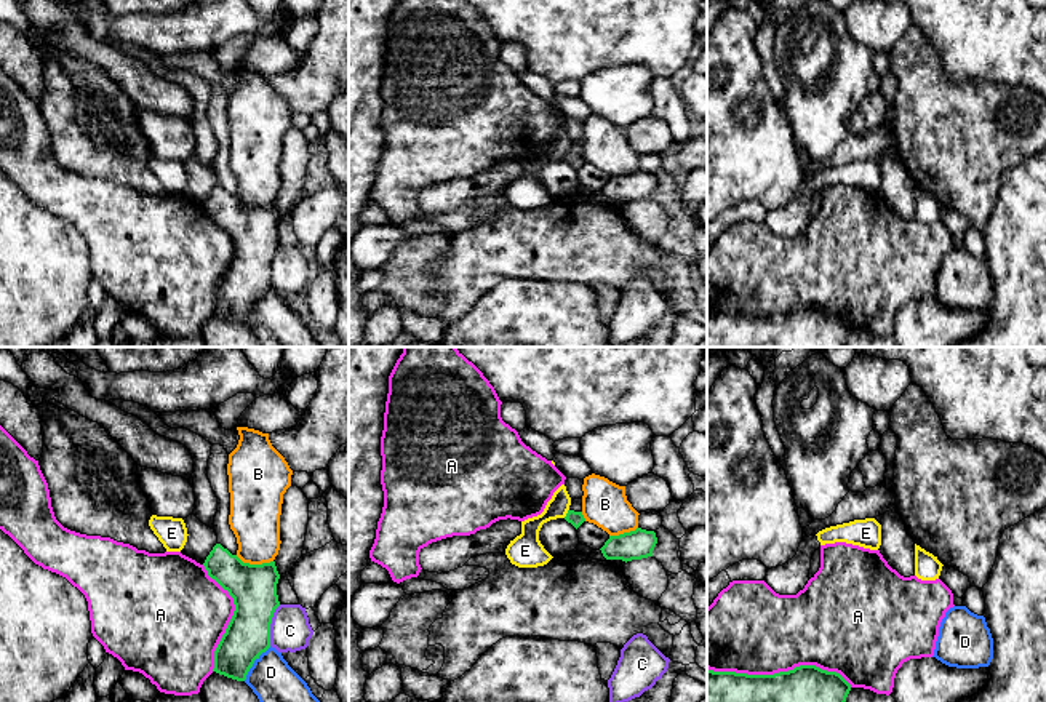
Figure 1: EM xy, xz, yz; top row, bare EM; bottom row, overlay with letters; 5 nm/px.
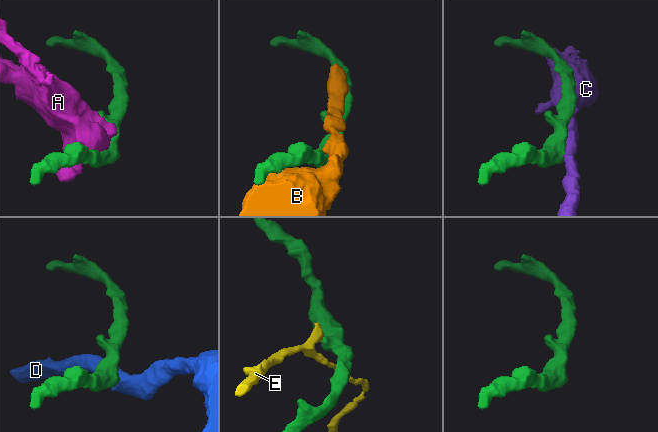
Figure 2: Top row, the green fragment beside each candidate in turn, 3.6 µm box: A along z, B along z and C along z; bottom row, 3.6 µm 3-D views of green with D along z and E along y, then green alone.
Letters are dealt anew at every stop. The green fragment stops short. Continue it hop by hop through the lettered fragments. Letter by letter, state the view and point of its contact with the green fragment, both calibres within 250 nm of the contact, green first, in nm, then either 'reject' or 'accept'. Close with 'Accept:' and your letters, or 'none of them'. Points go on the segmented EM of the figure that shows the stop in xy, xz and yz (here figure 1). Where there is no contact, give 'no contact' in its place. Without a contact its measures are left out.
A: yz (779, 672) | 190/440 nm | reject
B: xy (255, 565) | 240/260 nm | reject
C: xy (269, 626) | 240/200 nm | reject
D: xy (253, 662) | 220/220 nm | reject
E: xz (566, 514) | 80/130 nm | reject
Accept: none of them

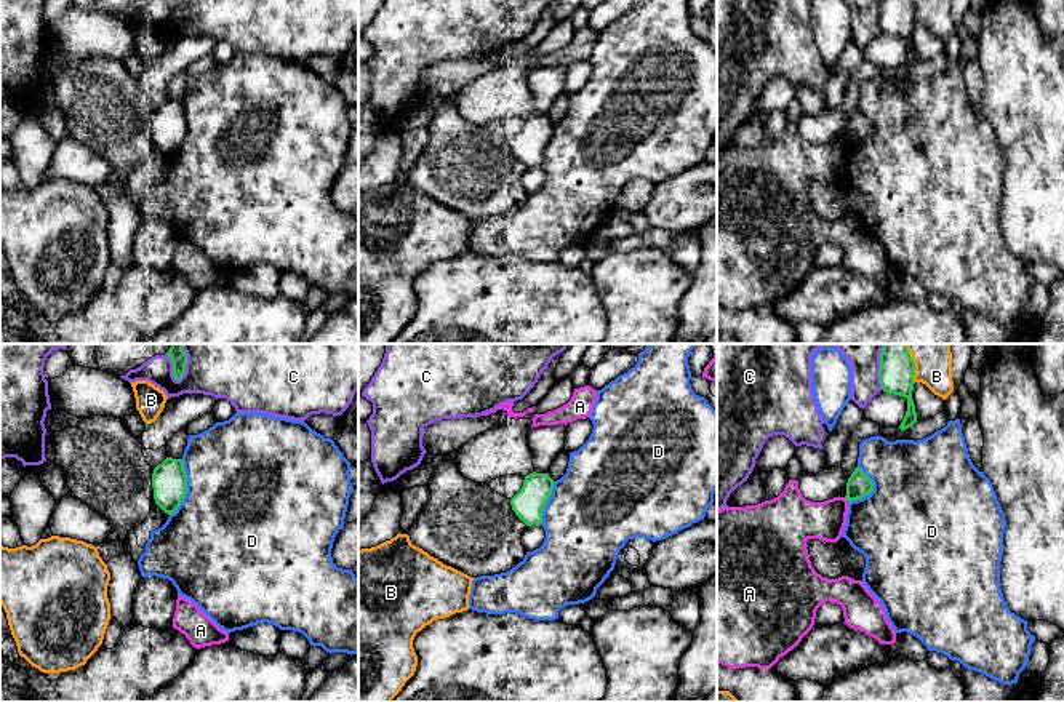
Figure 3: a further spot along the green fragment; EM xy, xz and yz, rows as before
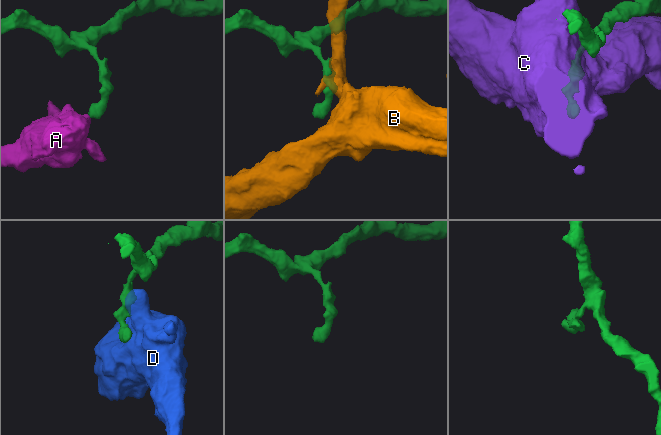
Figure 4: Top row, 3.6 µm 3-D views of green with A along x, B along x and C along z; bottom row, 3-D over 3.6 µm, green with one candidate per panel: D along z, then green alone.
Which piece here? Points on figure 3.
A: yz (847, 499) | 120/200 nm | reject
B: yz (914, 363) | 180/220 nm | reject
C: xy (186, 362) | 80/480 nm | reject
D: xy (186, 488) | 180/500 nm | reject
Accept: none of them

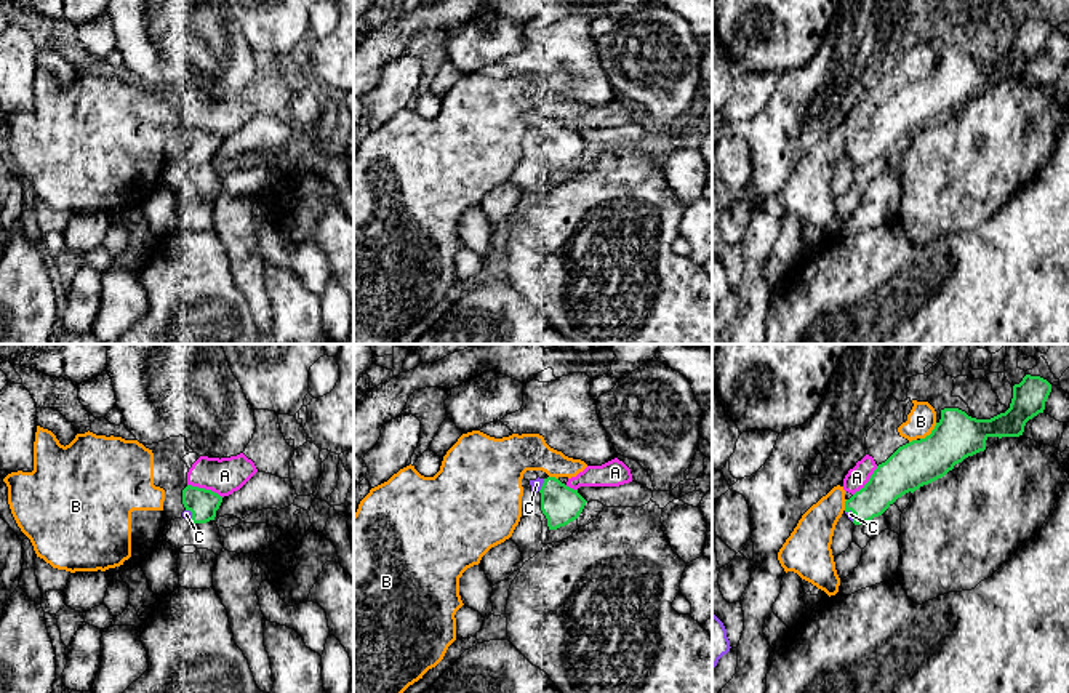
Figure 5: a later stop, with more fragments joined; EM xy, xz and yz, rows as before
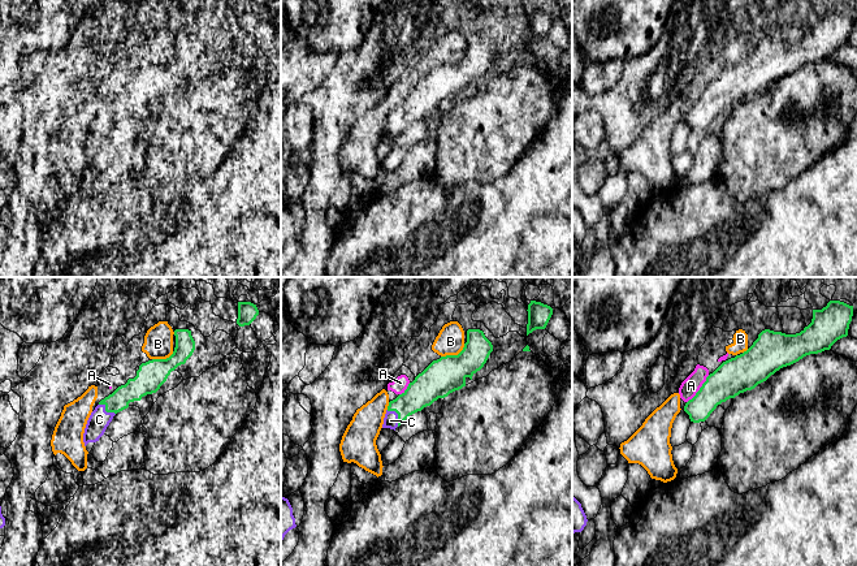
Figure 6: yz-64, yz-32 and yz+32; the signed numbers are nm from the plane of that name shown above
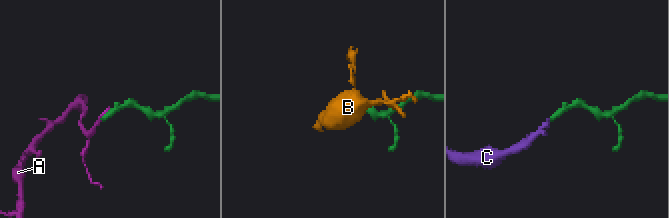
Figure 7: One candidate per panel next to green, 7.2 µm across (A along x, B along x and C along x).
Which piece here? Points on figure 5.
A: xy (204, 488) | 150/180 nm | reject
B: yz (932, 432) | 240/140 nm | reject
C: yz (853, 512) | 190/40 nm | accept
Accept: C

